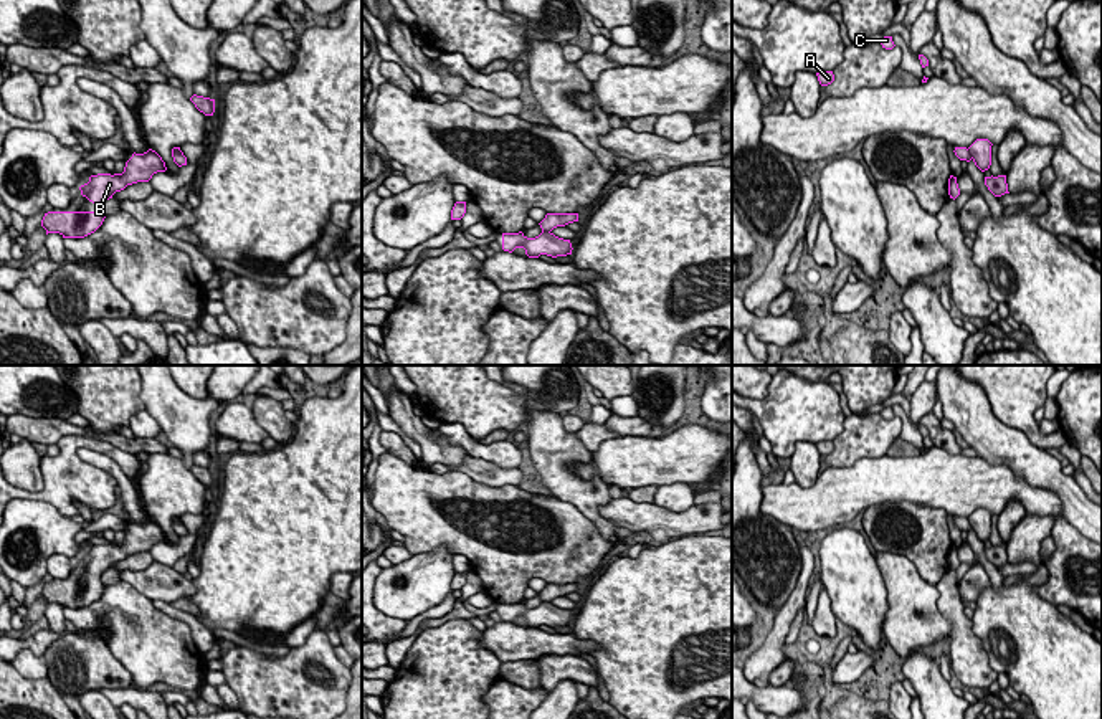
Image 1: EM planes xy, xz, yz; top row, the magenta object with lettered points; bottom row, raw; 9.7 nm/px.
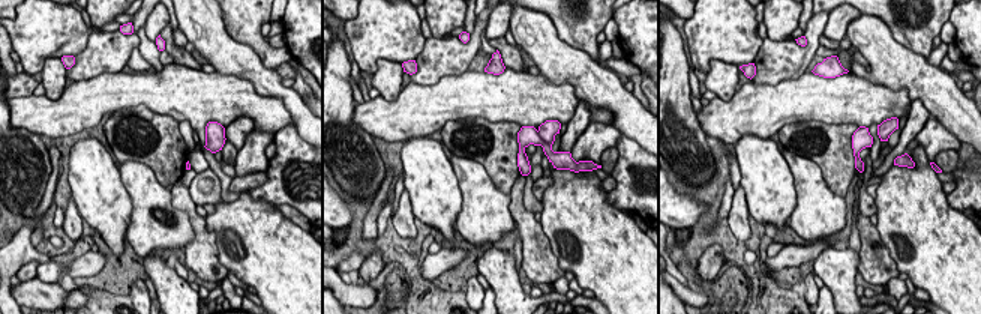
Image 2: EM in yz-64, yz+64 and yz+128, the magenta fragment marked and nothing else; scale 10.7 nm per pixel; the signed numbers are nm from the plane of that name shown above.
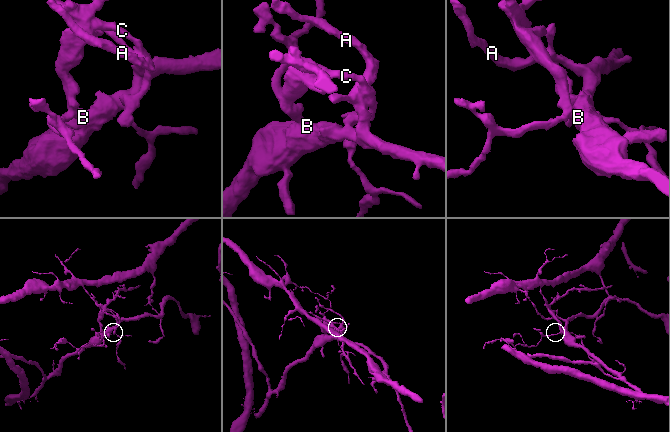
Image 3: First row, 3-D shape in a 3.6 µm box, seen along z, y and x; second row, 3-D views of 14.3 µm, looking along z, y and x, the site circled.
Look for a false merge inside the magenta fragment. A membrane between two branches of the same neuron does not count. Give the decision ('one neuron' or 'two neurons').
two neurons

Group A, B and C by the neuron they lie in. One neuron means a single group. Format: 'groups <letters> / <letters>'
groups A B / C

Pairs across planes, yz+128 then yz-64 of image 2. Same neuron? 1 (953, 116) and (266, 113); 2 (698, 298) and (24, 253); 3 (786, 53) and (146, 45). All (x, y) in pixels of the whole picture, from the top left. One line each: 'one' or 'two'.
1: two
2: two
3: two

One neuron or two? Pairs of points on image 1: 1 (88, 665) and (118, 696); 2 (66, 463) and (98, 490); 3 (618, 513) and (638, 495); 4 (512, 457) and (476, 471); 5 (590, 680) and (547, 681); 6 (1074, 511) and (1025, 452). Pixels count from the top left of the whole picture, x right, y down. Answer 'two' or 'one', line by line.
1: two
2: one
3: two
4: two
5: one
6: one

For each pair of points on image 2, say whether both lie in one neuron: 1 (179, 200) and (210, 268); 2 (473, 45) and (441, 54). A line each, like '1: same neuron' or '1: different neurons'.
1: same neuron
2: same neuron

